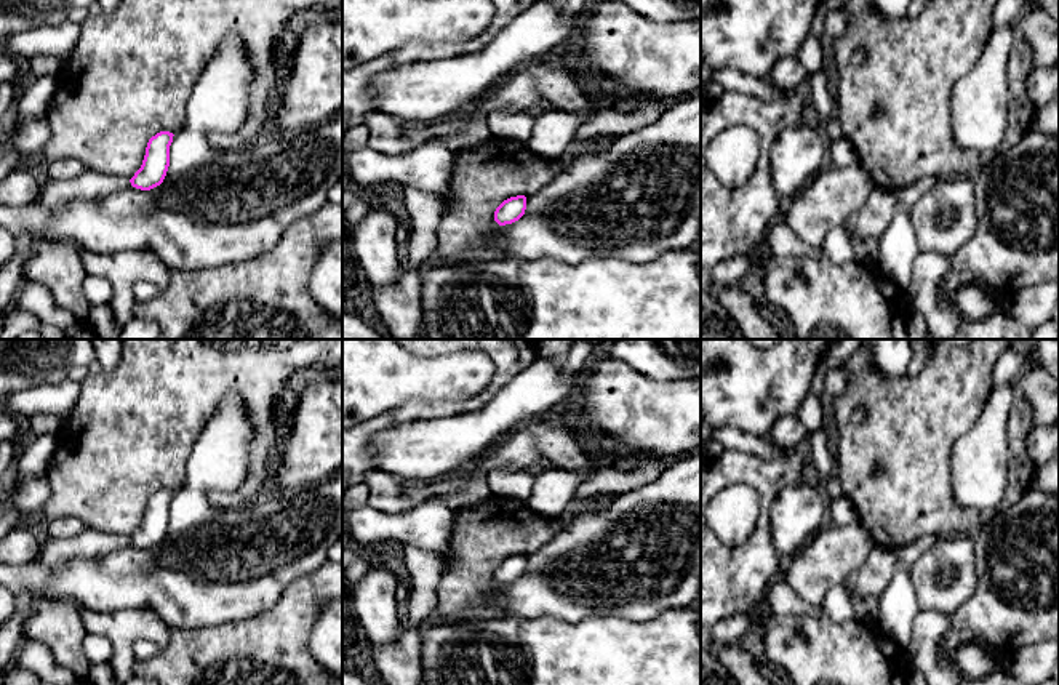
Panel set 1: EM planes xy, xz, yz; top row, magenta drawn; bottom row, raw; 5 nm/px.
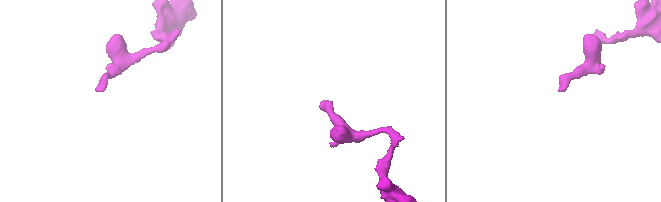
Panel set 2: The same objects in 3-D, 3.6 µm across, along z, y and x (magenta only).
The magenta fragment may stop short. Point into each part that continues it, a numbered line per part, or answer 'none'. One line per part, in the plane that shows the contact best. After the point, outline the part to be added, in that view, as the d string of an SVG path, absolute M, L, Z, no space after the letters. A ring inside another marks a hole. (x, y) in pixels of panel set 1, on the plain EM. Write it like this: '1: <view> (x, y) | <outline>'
none

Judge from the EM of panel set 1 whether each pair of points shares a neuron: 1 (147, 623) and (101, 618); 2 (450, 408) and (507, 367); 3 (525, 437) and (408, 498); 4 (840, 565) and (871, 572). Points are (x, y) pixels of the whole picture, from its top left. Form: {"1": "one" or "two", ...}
{"1": "one", "2": "one", "3": "one", "4": "two"}

